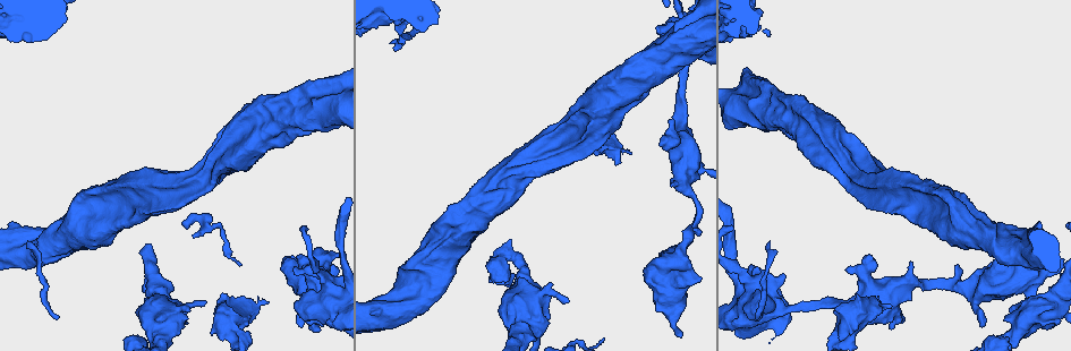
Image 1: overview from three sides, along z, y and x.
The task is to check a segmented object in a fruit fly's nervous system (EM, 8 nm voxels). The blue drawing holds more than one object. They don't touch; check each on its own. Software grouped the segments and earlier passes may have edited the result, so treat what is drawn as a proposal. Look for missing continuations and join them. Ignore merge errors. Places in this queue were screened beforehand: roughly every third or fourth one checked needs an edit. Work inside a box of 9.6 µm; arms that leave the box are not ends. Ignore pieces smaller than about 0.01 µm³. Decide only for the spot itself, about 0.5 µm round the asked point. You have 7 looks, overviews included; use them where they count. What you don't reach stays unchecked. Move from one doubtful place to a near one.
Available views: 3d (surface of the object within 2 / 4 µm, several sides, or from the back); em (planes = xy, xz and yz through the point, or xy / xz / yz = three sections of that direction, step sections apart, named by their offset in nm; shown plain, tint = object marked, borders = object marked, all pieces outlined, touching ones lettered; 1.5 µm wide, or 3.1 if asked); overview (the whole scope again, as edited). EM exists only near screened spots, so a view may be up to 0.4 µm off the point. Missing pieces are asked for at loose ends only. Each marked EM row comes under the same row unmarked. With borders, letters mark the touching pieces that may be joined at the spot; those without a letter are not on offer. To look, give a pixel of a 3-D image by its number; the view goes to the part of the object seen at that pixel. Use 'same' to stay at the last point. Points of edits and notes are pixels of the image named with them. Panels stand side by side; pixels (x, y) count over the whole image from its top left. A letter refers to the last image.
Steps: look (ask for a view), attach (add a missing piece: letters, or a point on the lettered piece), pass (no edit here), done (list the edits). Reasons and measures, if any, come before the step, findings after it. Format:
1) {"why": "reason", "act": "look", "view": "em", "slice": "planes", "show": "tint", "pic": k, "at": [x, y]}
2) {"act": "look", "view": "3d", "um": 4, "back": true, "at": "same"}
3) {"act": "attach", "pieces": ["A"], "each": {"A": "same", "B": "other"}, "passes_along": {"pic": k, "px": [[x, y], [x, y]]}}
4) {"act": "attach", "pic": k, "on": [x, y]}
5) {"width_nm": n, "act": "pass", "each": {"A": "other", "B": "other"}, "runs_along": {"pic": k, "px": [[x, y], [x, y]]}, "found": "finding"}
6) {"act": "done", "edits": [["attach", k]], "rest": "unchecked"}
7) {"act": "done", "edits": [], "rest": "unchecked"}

{"why": "free end", "act": "look", "view": "em", "slice": "planes", "show": "tint", "pic": 1, "at": [979, 326]}

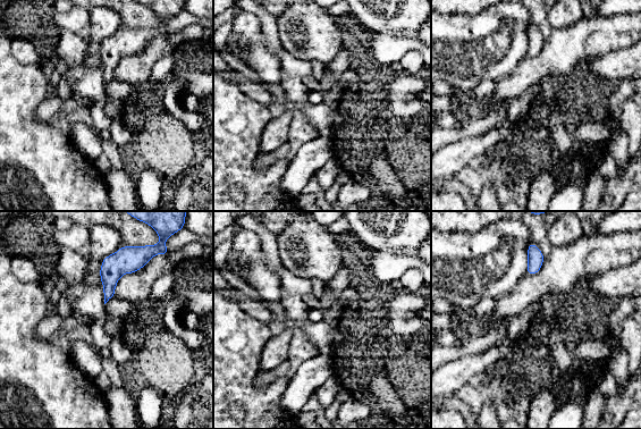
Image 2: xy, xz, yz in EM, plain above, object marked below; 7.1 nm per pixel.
{"why": "what lies round it", "act": "look", "view": "em", "slice": "planes", "show": "borders", "at": "same"}

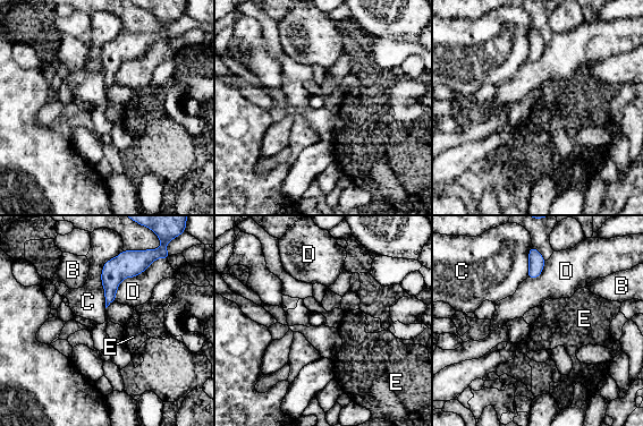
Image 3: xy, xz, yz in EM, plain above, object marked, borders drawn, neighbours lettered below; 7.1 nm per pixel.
{"act": "pass", "each": {"B": "other", "C": "other", "D": "other", "E": "other"}, "border": {"pic": 3, "px": [[123, 250], [101, 271], [104, 307]]}, "found": "no lettered piece goes on from it"}

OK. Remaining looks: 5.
{"act": "look", "view": "em", "slice": "planes", "show": "borders", "pic": 1, "at": [682, 334]}

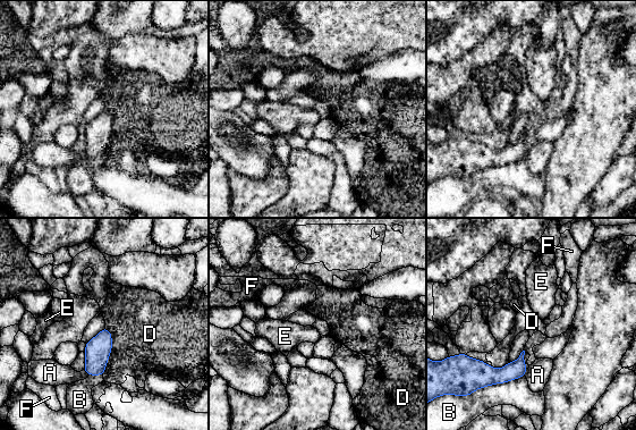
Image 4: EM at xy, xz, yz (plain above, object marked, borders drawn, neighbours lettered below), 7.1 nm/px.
{"longest_contact_nm": ["D", 360], "act": "pass", "each": {"A": "other", "B": "other", "D": "other", "E": "other", "F": "other"}, "found": "no lettered piece goes on from it"}

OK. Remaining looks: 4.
{"why": "tapers out", "act": "look", "view": "em", "slice": "xy", "step": 8, "show": "tint", "pic": 1, "at": [755, 316]}

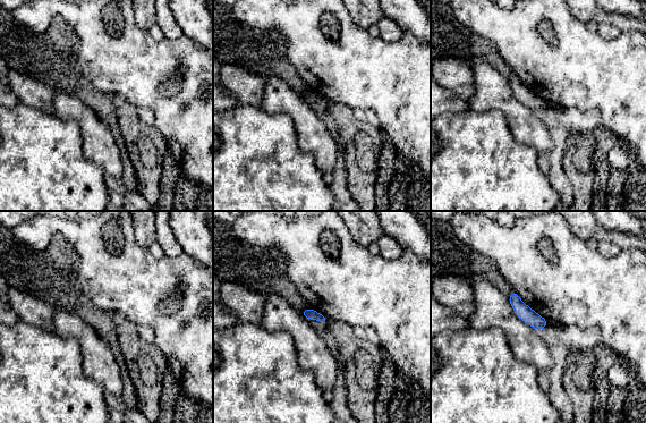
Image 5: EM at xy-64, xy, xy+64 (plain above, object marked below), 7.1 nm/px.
{"act": "look", "view": "em", "slice": "planes", "show": "borders", "at": "same"}

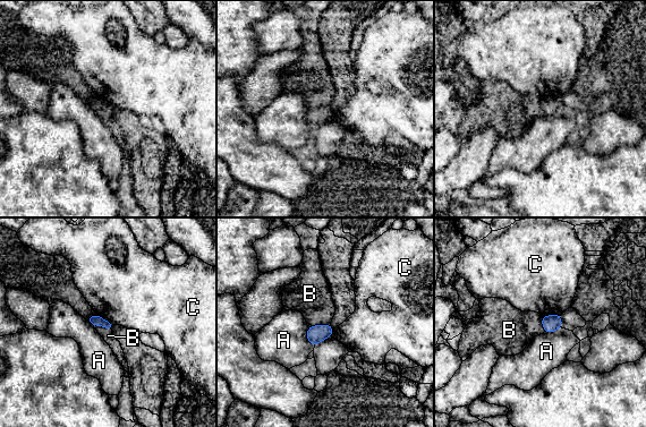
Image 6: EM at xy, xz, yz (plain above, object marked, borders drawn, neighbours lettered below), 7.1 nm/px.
{"width_nm": 80, "act": "attach", "pieces": ["B"], "each": {"A": "other", "B": "same", "C": "other"}, "passes_along": {"pic": 6, "px": [[315, 334], [320, 325], [309, 293]]}, "found": "it goes on there"}

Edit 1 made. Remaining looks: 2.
{"act": "done", "edits": [["attach", 6]], "rest": "unchecked"}

